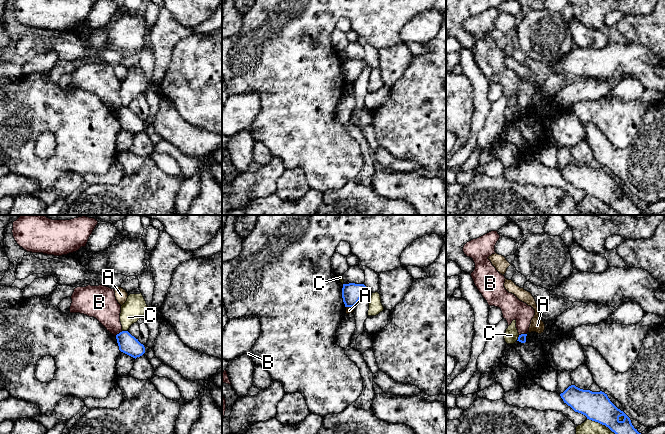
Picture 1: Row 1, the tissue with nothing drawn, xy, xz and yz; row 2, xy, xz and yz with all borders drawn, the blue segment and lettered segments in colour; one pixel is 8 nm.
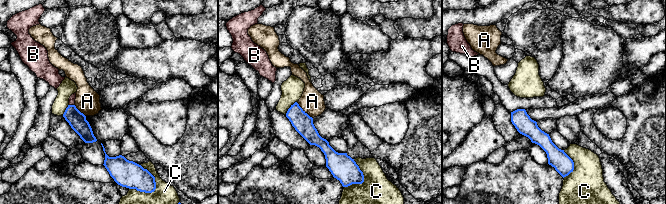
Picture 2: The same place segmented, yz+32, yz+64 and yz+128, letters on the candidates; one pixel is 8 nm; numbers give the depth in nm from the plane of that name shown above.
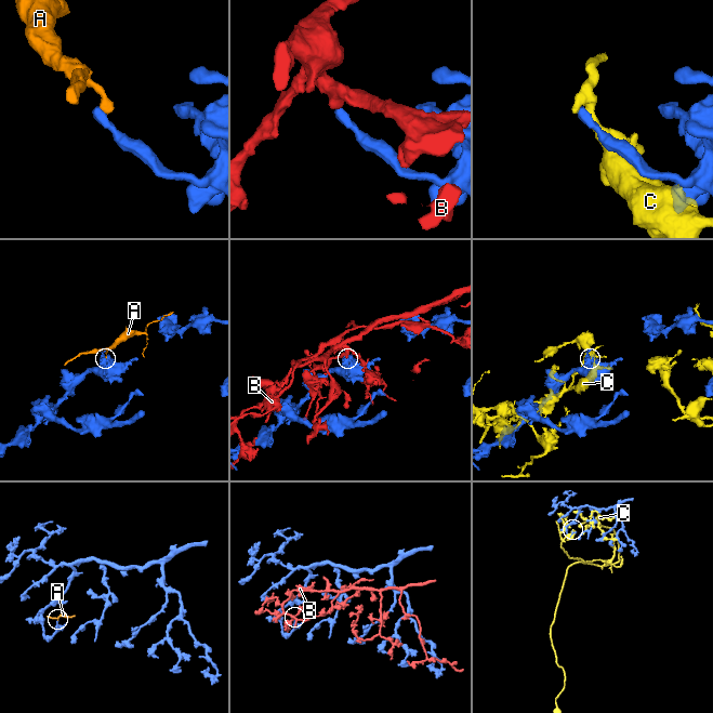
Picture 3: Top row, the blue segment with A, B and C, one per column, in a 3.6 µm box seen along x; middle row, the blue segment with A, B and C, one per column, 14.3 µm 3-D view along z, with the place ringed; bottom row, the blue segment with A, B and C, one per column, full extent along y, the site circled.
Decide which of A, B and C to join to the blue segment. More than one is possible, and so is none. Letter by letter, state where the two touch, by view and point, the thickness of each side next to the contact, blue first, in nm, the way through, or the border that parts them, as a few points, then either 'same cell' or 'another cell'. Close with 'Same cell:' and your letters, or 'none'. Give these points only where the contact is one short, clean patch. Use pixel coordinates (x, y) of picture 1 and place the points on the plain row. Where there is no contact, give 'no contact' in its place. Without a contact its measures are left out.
A: contact xz (349, 82); calibres 160 and 50 nm; border xz (346, 82), (352, 83); another cell
B: contact yz (522, 110); calibres 60 and 180 nm; another cell
C: contact yz (604, 200); calibres 240 and 280 nm; another cell
Same cell: none

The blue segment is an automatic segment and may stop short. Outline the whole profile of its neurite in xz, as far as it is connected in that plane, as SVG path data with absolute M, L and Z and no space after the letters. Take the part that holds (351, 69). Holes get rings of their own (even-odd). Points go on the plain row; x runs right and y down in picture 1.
M343 60L342 74L345 83L354 83L363 72L366 65L364 60Z

